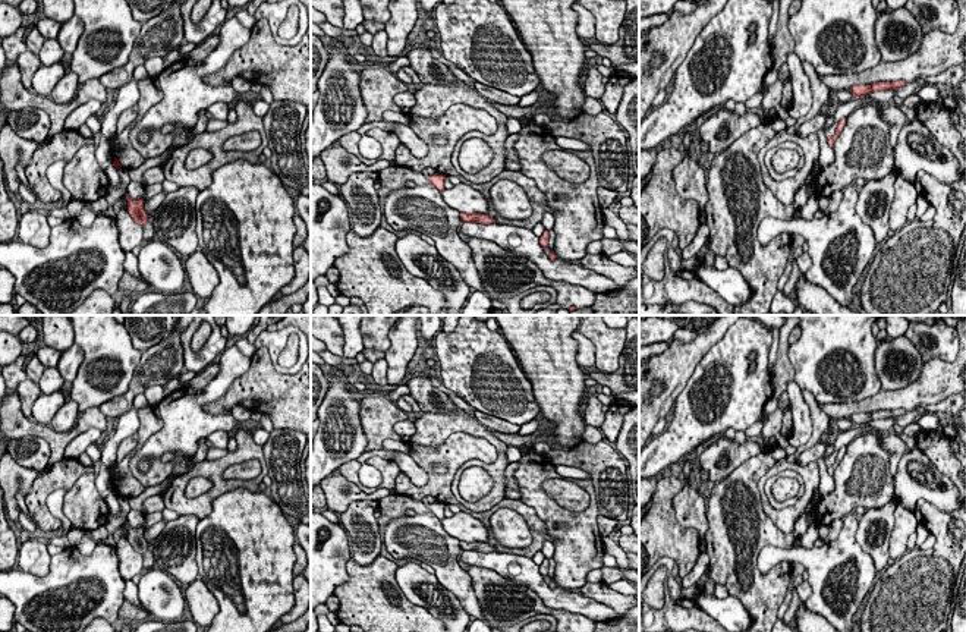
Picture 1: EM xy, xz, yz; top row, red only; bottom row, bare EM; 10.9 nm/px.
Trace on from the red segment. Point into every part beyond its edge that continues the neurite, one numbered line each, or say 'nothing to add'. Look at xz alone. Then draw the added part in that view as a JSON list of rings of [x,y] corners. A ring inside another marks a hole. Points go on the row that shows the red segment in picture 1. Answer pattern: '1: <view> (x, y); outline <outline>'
1: xz (392, 178); outline [[[388,166],[378,172],[378,183],[381,188],[377,191],[381,201],[396,189],[406,189],[406,182],[412,180],[415,185],[427,185],[429,176],[424,176],[422,172],[415,172],[403,166]]]

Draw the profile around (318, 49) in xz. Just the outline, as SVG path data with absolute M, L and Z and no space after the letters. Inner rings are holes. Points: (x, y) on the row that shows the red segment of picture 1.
M311 34L311 92L318 88L318 81L327 66L328 51L322 38Z

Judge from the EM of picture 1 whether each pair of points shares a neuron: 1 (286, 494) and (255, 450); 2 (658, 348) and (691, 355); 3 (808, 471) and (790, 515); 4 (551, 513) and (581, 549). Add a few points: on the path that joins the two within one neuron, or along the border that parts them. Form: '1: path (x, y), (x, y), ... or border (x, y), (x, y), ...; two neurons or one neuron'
1: border (261, 446), (267, 474); two neurons
2: border (670, 343), (654, 357); two neurons
3: path (808, 481), (808, 494), (801, 505); one neuron
4: path (562, 516), (575, 530), (575, 538); one neuron

